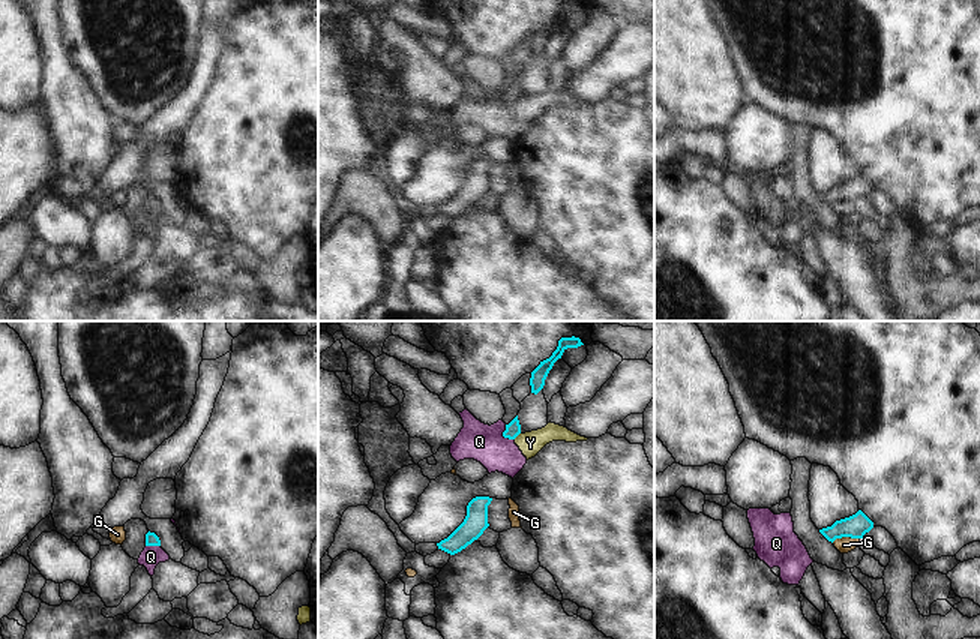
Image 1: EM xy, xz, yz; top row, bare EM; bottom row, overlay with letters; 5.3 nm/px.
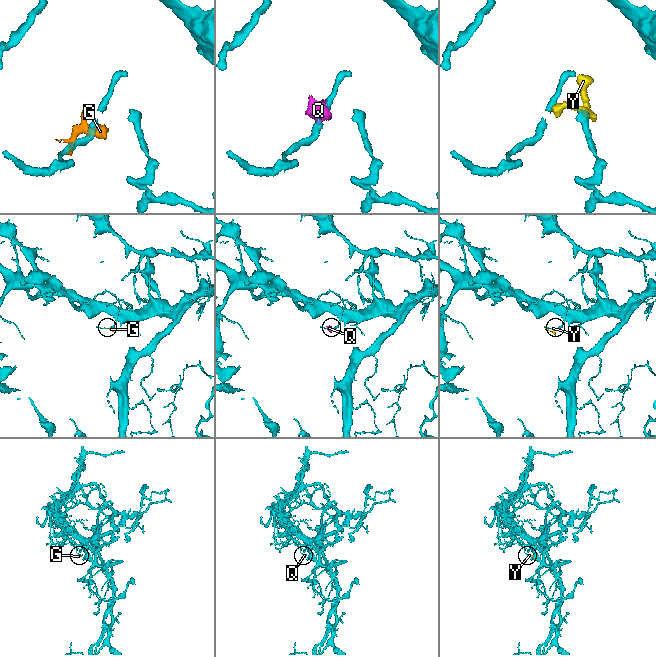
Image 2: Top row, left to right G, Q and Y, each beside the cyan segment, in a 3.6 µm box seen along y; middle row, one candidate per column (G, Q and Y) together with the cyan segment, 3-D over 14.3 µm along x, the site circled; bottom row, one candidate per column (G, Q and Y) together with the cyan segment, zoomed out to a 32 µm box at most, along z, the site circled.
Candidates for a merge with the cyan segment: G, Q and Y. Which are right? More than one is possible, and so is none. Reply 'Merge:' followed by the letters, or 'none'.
Merge: none

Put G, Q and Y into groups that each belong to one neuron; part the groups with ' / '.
G Q Y

